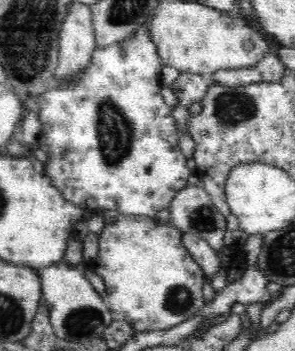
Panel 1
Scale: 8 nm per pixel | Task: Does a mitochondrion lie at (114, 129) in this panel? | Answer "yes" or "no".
yes

